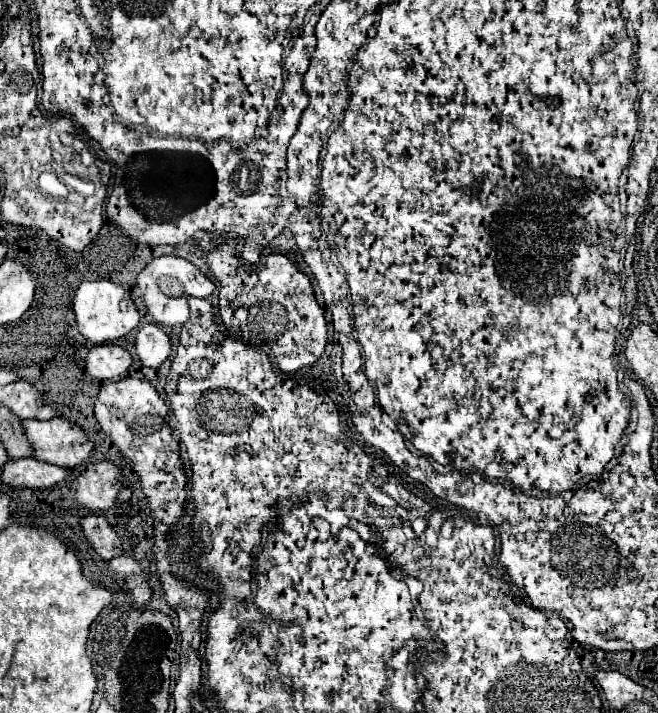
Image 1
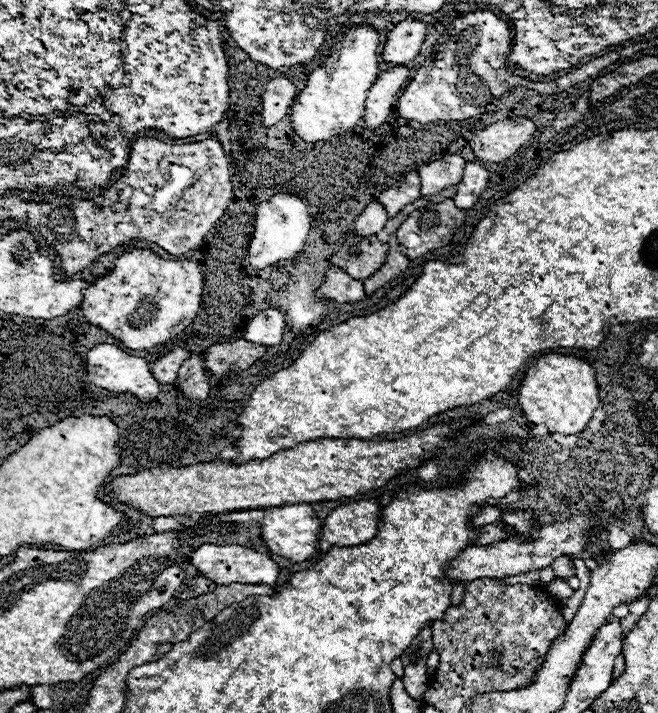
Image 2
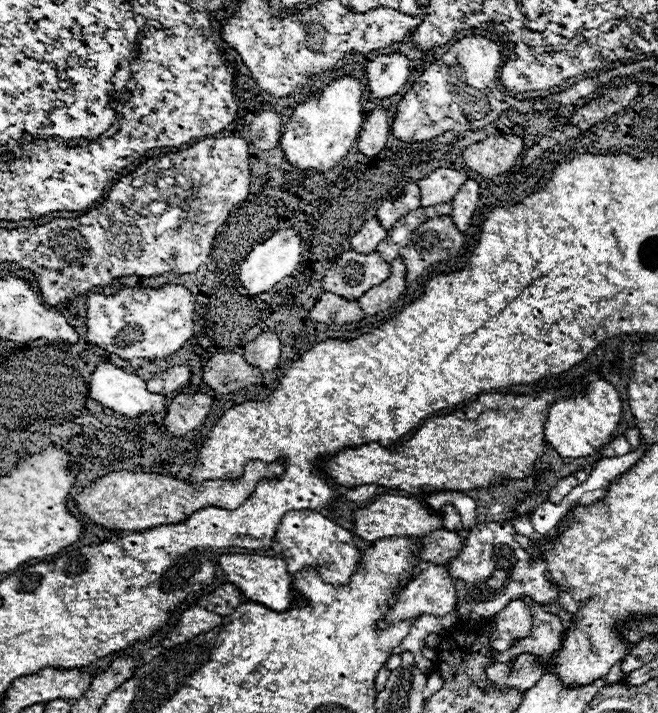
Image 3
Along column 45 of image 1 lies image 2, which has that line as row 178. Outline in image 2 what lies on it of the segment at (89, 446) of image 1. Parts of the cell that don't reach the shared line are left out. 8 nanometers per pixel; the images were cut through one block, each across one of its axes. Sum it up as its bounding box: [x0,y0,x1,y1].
[418,154,466,196]

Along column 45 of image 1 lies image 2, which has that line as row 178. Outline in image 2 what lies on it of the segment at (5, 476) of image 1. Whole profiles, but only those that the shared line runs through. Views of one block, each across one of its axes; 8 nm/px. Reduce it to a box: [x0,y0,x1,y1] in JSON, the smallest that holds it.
[454,162,488,208]

